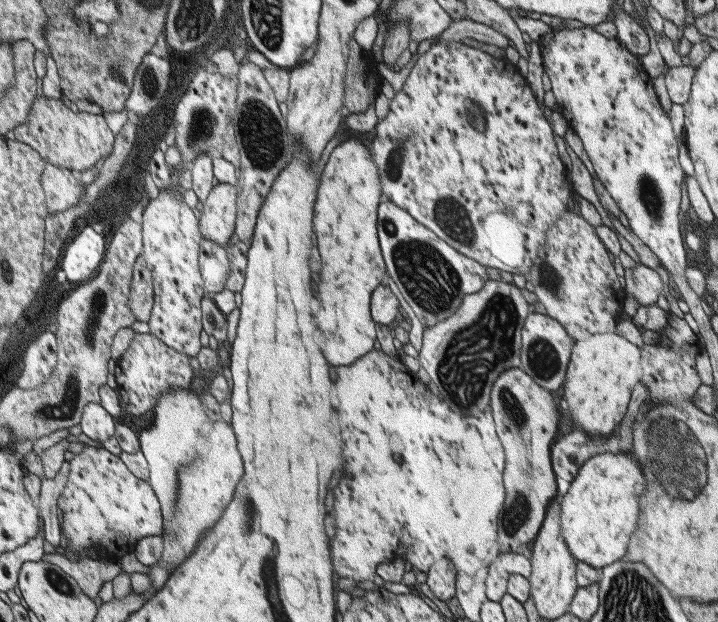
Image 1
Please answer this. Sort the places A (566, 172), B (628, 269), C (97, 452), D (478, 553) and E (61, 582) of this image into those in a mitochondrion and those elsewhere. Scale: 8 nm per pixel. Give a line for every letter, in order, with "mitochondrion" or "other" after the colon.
A: other
B: other
C: other
D: other
E: mitochondrion

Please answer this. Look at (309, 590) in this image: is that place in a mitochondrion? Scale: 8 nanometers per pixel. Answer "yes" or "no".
no

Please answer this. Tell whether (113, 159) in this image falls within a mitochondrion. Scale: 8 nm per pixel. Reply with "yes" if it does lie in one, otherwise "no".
no

